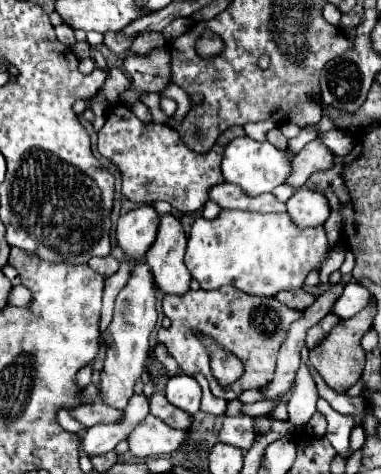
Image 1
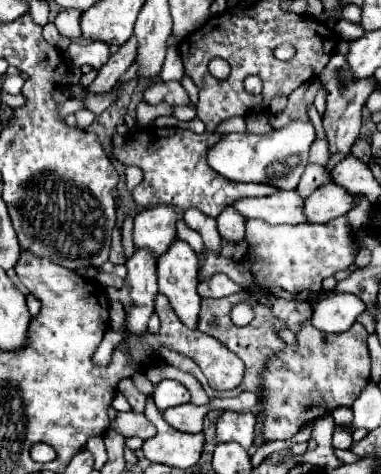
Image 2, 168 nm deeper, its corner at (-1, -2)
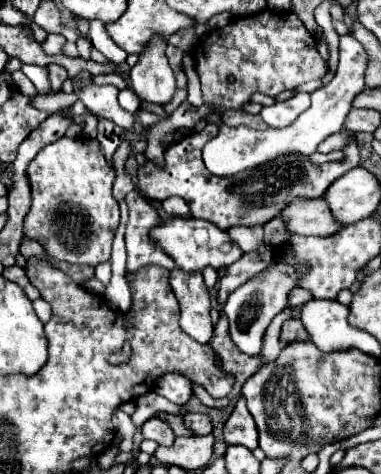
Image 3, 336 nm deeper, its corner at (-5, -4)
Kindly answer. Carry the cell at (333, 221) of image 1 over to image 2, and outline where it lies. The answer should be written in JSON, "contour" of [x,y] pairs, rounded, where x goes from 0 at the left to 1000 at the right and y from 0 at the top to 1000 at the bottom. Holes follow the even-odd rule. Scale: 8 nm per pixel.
{"contour":[[[808,346],[793,376],[787,376],[787,388],[777,392],[777,405],[790,416],[806,418],[824,401],[850,392],[850,388],[866,388],[866,384],[871,384],[871,371],[845,350]]]}

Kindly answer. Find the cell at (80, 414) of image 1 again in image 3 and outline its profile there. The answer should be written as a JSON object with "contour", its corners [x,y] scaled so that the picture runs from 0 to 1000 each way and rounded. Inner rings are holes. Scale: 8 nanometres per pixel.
{"contour":[[[394,882],[388,890],[378,890],[373,895],[373,916],[378,916],[378,924],[409,928],[420,941],[451,941],[451,932],[462,928],[441,890],[430,890],[420,882]]]}

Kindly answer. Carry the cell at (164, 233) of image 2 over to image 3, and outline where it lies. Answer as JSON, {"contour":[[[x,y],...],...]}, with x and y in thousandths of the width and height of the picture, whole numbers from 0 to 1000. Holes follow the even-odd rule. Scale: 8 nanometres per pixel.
{"contour":[[[457,460],[451,468],[430,468],[425,477],[399,485],[399,502],[409,515],[425,519],[436,536],[446,536],[462,557],[483,574],[530,574],[541,561],[556,561],[562,570],[598,565],[609,553],[630,549],[640,536],[625,515],[614,515],[598,498],[598,489],[577,485],[567,473],[514,460]]]}

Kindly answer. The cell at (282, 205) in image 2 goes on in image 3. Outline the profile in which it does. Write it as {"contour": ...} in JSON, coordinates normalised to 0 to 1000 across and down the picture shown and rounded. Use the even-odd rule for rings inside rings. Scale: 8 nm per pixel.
{"contour":[[[850,418],[777,422],[740,447],[740,456],[756,468],[756,485],[787,498],[850,502],[898,485],[898,473],[882,468]]]}

